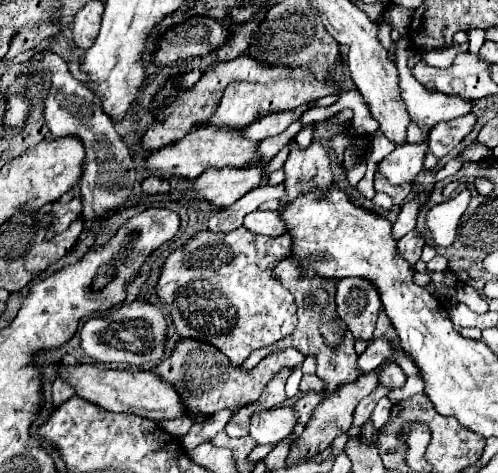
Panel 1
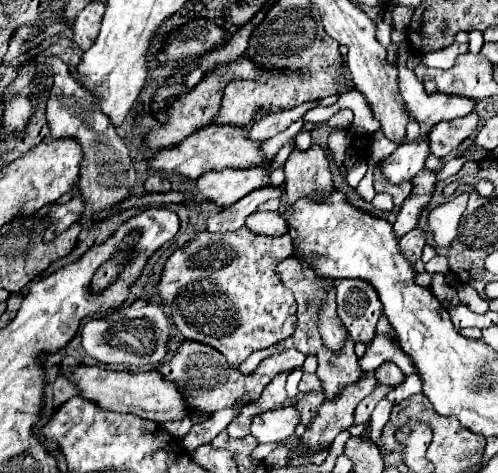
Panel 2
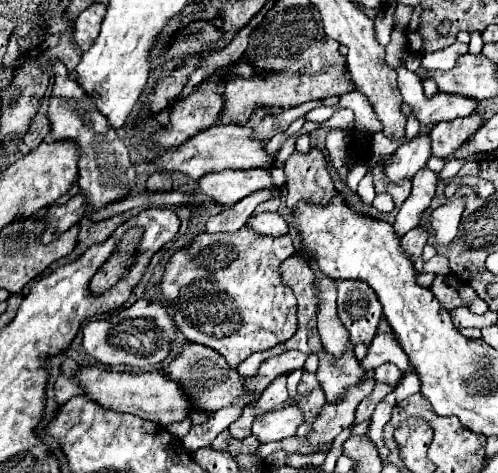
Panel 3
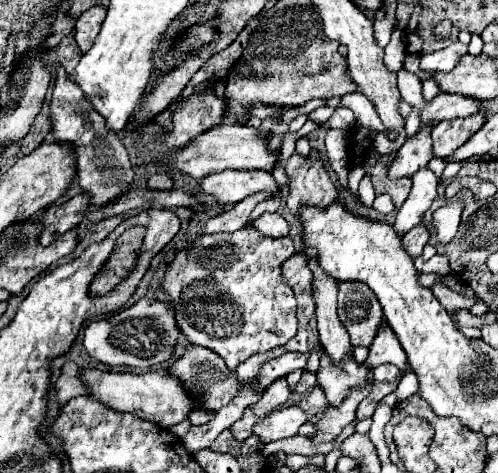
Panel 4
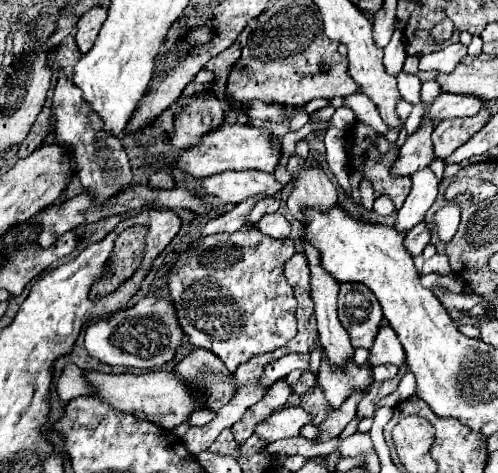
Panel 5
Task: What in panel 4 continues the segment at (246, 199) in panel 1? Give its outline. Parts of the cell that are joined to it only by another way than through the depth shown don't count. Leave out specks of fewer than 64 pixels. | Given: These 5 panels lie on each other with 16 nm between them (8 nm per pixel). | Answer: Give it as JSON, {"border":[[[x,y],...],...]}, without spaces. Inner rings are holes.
{"border":[[[256,192],[254,196],[248,196],[246,200],[240,200],[238,204],[234,204],[230,210],[210,218],[204,226],[204,232],[206,234],[214,234],[214,232],[236,232],[238,228],[246,226],[248,222],[248,216],[252,214],[252,210],[256,208],[258,202],[262,200],[268,200],[270,196],[276,196],[276,194],[270,194],[270,192]]]}

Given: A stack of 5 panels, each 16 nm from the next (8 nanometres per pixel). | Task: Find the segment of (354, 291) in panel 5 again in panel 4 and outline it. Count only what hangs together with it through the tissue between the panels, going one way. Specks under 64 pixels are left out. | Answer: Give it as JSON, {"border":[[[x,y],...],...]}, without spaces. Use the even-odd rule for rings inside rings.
{"border":[[[338,282],[338,316],[348,328],[352,346],[362,344],[368,348],[378,332],[382,308],[368,284]]]}

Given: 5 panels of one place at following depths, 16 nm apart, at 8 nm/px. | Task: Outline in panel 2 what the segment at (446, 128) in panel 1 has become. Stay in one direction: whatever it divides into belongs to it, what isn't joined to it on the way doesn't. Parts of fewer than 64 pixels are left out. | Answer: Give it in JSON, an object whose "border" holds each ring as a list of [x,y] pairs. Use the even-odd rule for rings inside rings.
{"border":[[[474,112],[464,116],[464,118],[450,120],[450,122],[438,122],[428,134],[430,152],[436,158],[448,156],[450,152],[454,152],[460,146],[460,142],[466,136],[470,136],[474,132],[476,124],[478,124],[478,116]]]}

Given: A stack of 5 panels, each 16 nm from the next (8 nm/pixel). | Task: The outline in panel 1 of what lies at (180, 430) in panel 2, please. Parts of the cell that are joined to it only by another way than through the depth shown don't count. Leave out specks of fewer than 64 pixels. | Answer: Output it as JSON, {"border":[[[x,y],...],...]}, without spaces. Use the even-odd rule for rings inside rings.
{"border":[[[182,416],[180,420],[166,420],[166,422],[158,422],[164,430],[168,430],[172,436],[184,436],[190,426],[192,426],[192,418],[190,416]]]}

